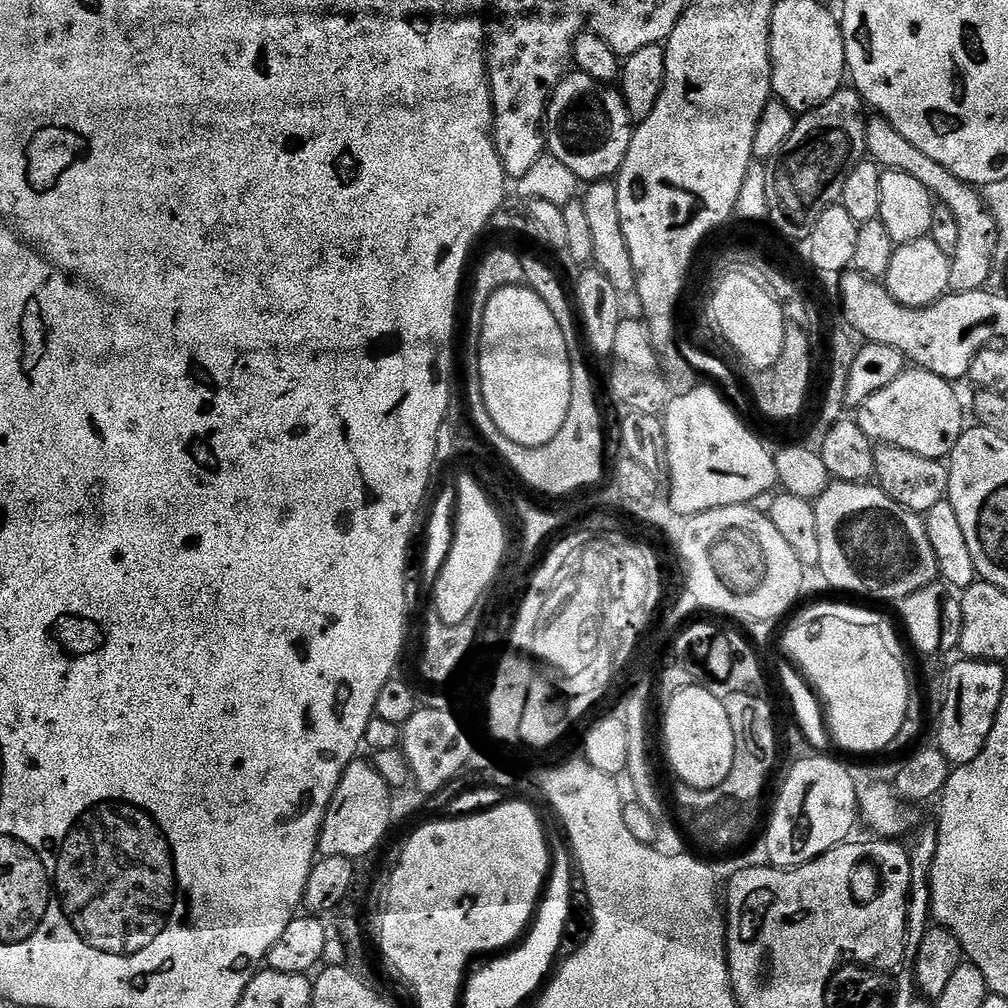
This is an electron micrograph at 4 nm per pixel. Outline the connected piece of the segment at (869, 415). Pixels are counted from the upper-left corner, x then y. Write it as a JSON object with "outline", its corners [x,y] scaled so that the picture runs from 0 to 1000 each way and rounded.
{"outline":[[[902,364],[883,383],[863,391],[847,410],[849,422],[865,438],[886,440],[915,454],[937,456],[944,451],[950,435],[958,428],[956,405],[941,378],[917,365]]]}

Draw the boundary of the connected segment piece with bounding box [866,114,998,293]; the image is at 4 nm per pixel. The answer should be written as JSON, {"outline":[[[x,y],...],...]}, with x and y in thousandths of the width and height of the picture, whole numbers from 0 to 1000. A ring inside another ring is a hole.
{"outline":[[[865,113],[860,116],[859,151],[877,169],[888,169],[895,173],[903,173],[903,177],[911,177],[915,185],[925,191],[932,201],[938,203],[950,219],[950,248],[943,255],[941,287],[949,290],[971,290],[979,283],[982,268],[986,264],[986,248],[990,240],[990,224],[986,220],[986,212],[980,207],[976,195],[965,184],[952,179],[938,165],[931,165],[927,157],[922,157],[907,145],[907,141],[895,137],[891,129],[877,115]]]}

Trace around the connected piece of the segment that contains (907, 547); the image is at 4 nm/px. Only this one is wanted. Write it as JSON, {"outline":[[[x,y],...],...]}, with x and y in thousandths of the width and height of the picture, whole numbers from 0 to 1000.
{"outline":[[[831,476],[822,479],[821,485],[808,499],[808,514],[812,517],[812,567],[817,570],[823,582],[833,587],[846,587],[849,591],[862,591],[865,595],[892,597],[907,589],[907,585],[930,578],[933,563],[929,561],[929,551],[925,549],[923,530],[917,521],[918,513],[887,498],[868,479],[848,480]]]}

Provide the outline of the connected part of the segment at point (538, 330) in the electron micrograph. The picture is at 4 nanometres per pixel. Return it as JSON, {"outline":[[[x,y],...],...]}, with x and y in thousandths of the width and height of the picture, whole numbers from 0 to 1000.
{"outline":[[[504,282],[486,296],[478,315],[476,332],[476,382],[478,395],[490,423],[498,427],[500,436],[519,444],[533,444],[548,439],[550,431],[558,427],[565,407],[567,386],[567,356],[558,335],[558,323],[546,312],[546,304],[530,292],[530,288],[515,282]]]}

